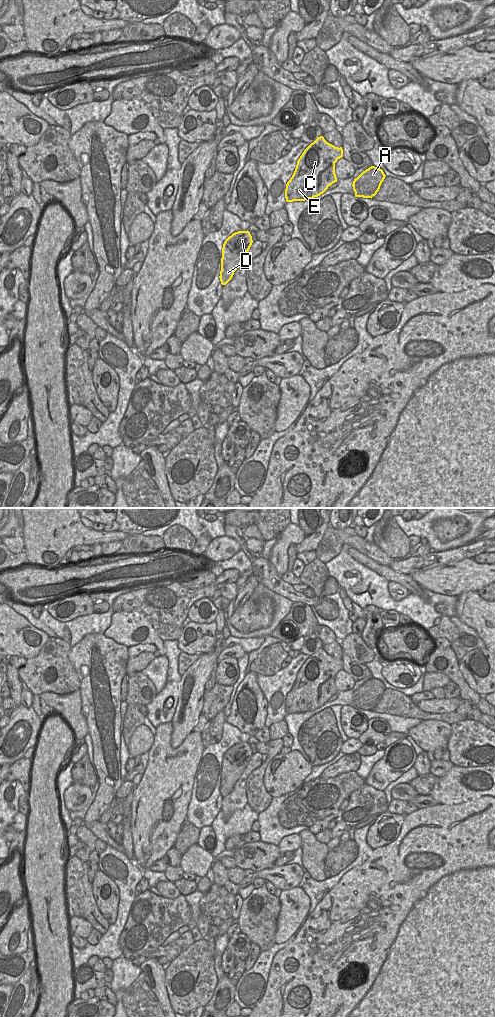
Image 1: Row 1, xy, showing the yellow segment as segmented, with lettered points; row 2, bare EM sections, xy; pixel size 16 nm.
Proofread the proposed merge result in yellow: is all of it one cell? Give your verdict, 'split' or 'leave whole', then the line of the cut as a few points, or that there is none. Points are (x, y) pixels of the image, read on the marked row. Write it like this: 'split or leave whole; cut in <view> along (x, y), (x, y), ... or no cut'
leave whole; no cut

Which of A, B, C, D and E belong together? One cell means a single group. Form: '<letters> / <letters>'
A B C D E

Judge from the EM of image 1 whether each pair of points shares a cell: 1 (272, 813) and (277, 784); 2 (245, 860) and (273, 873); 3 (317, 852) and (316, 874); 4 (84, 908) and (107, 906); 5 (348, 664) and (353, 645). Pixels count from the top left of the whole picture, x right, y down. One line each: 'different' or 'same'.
1: different
2: different
3: same
4: different
5: different

